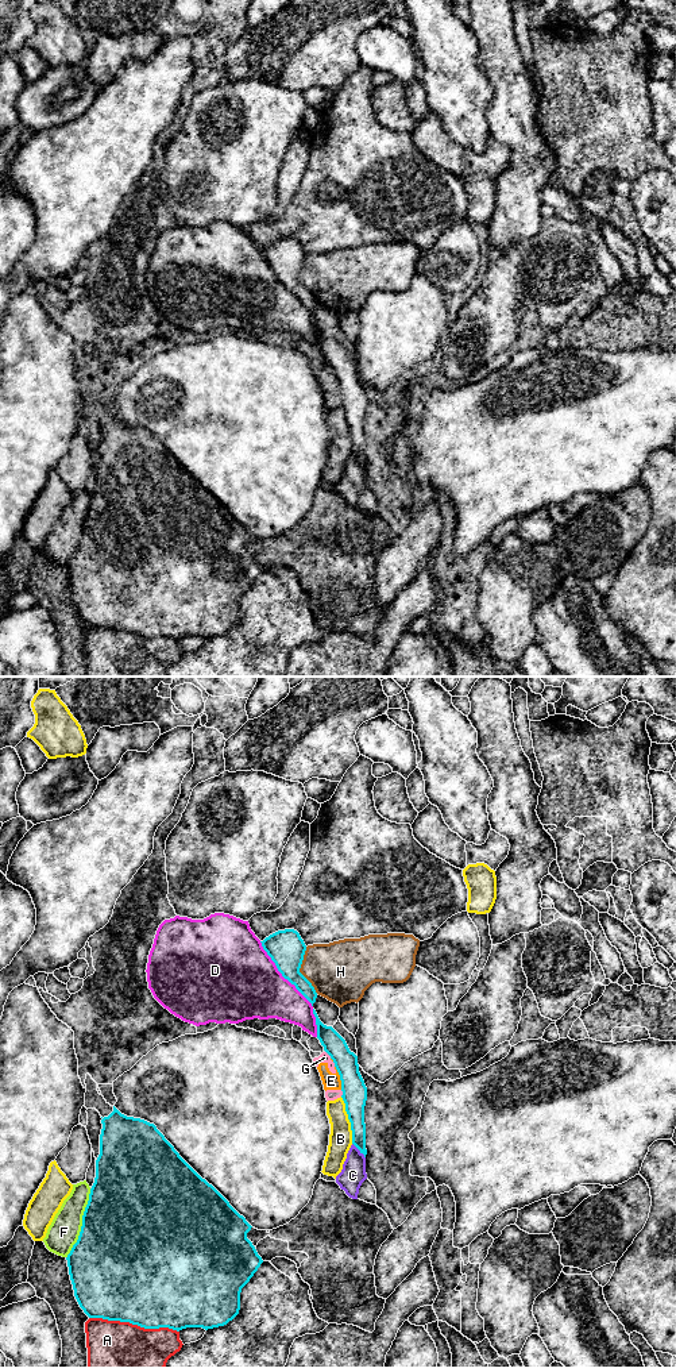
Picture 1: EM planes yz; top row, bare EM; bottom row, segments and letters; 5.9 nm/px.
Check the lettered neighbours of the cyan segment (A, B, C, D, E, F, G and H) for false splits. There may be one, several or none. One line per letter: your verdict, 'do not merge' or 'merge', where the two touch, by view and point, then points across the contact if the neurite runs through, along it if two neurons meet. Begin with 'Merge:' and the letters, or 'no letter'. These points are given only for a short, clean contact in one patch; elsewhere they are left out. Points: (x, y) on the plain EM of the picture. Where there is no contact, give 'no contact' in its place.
Merge: no letter
A: do not merge; contact yz (134, 632)
B: do not merge; contact yz (348, 427)
C: do not merge; contact yz (359, 458)
D: do not merge; contact yz (282, 284)
E: do not merge; contact yz (340, 386); border yz (335, 374), (342, 397)
F: do not merge; contact yz (82, 532)
G: do not merge; contact yz (328, 362); border yz (325, 359), (331, 366)
H: do not merge; contact yz (298, 278)

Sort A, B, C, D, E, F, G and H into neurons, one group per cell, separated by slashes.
A / B / C / D / E F G / H

